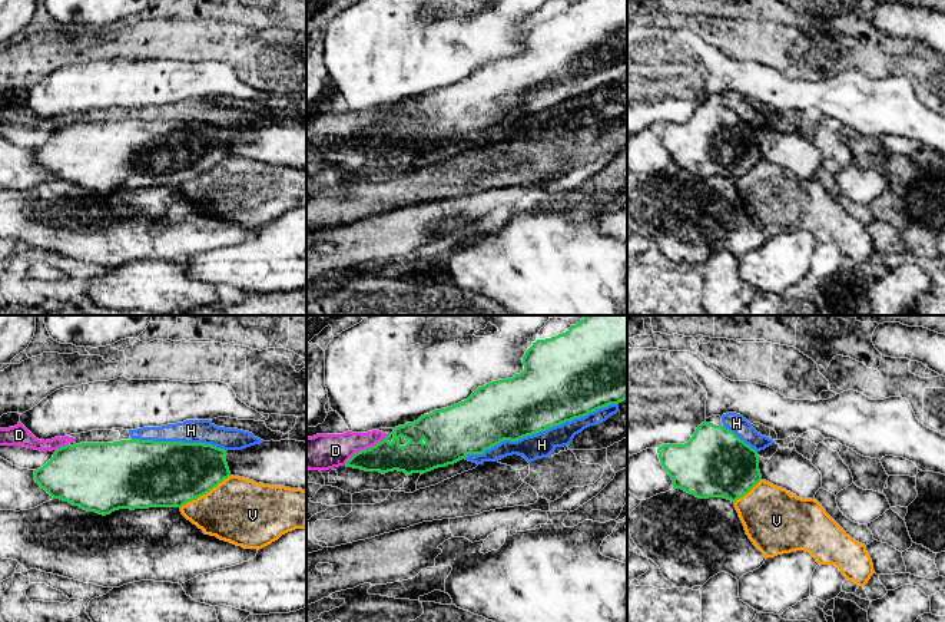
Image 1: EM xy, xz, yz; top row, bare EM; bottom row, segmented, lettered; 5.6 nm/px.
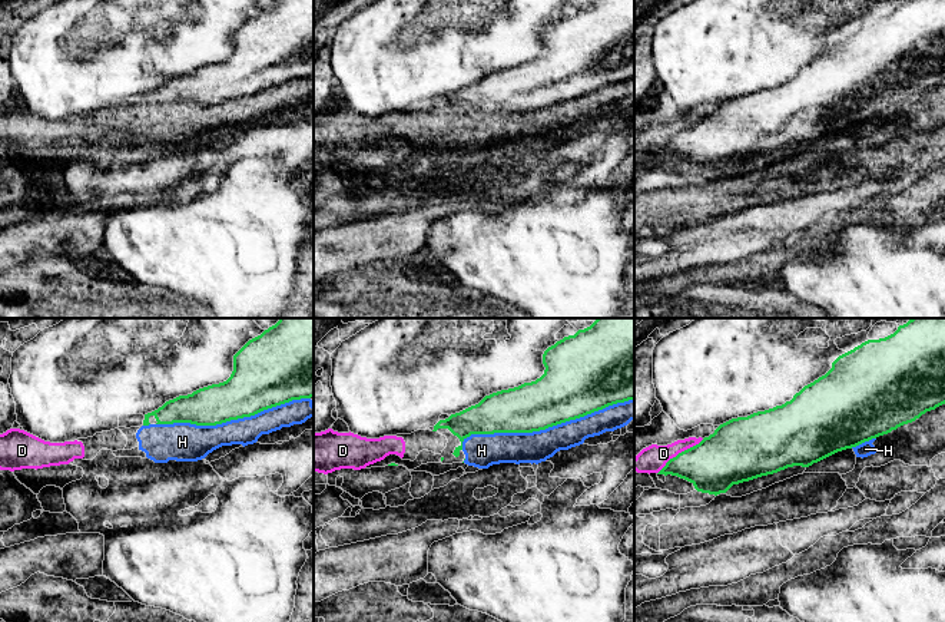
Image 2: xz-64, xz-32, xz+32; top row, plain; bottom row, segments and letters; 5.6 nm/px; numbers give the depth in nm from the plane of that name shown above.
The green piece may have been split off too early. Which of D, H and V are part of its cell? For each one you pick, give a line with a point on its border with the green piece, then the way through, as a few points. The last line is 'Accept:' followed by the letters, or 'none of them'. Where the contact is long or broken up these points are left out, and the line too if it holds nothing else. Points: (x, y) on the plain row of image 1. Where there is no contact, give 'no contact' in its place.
Accept: none of them

